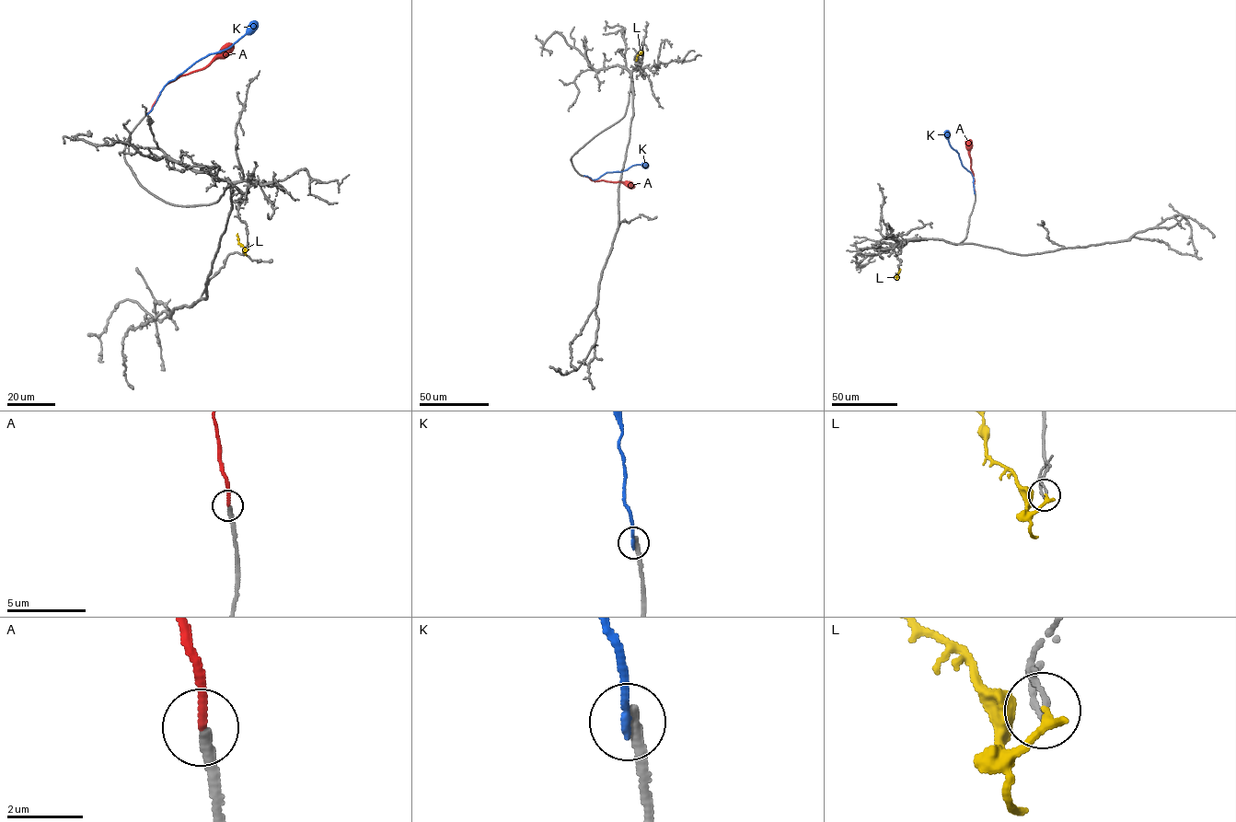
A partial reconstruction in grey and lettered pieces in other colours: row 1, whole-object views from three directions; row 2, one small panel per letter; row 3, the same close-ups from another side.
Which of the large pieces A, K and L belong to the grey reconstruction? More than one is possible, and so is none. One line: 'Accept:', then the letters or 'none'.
Accept: A

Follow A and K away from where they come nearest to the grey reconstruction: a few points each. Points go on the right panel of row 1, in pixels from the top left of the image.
A: (975, 192), (968, 140)
K: (975, 193), (974, 178), (952, 147), (946, 131)

